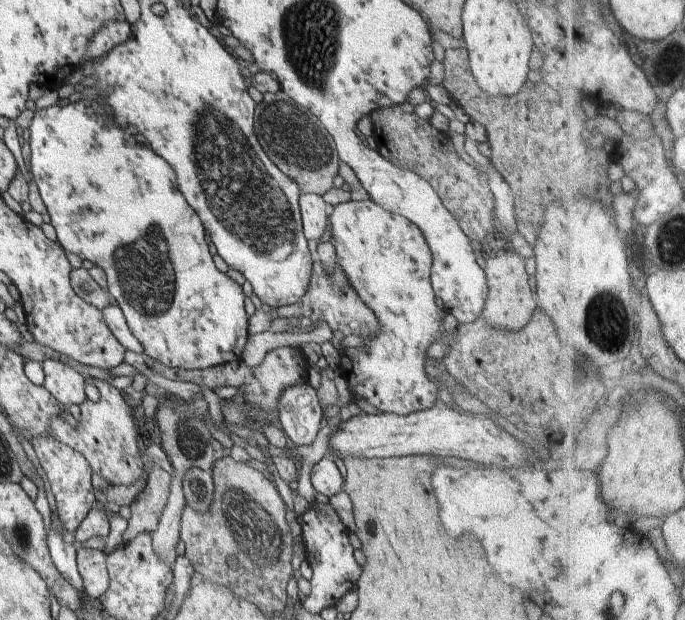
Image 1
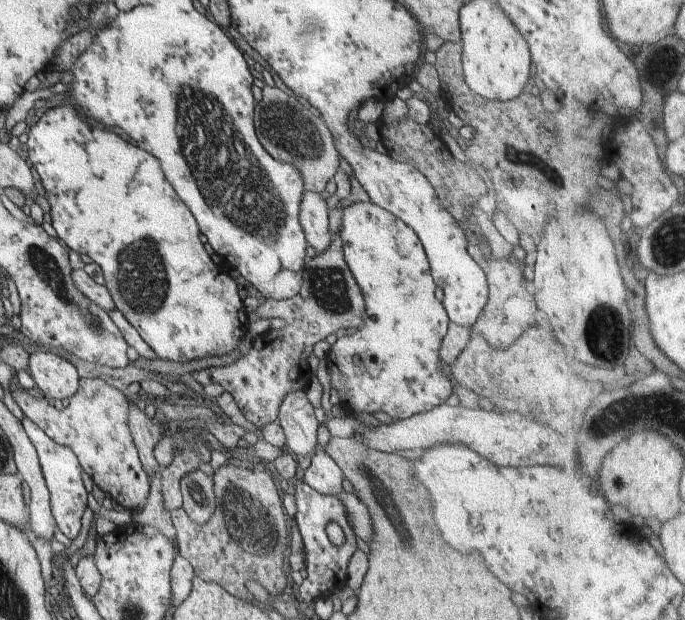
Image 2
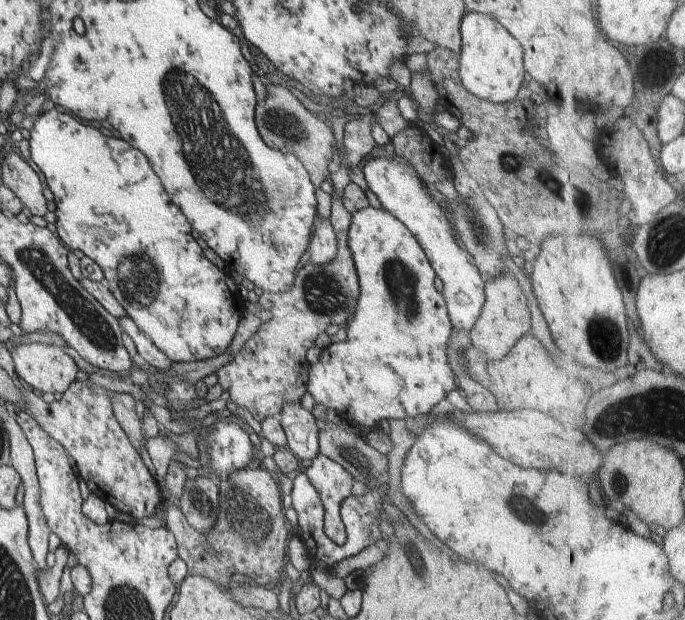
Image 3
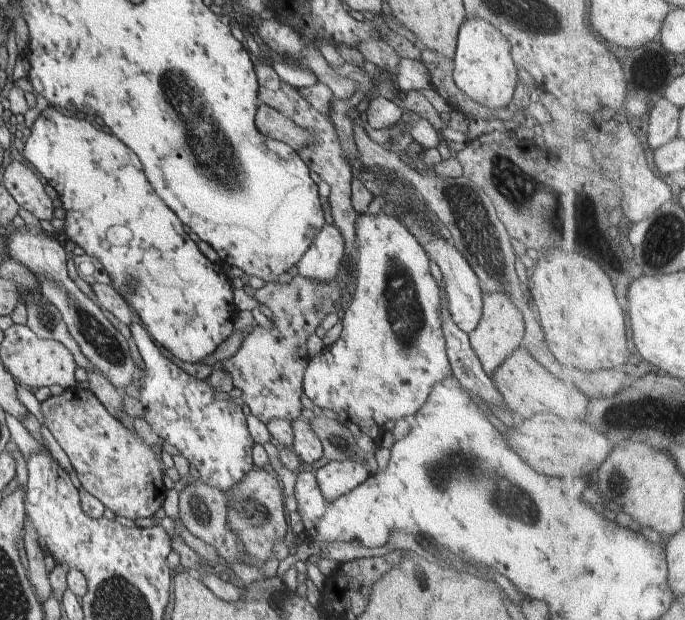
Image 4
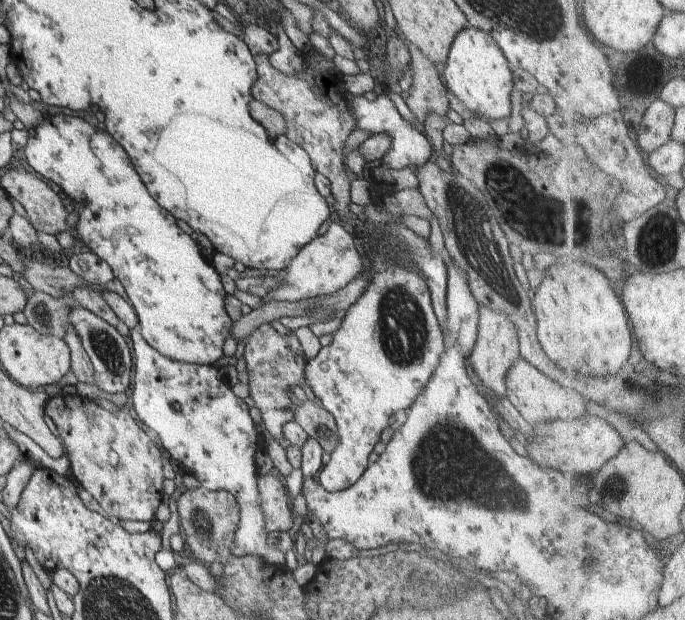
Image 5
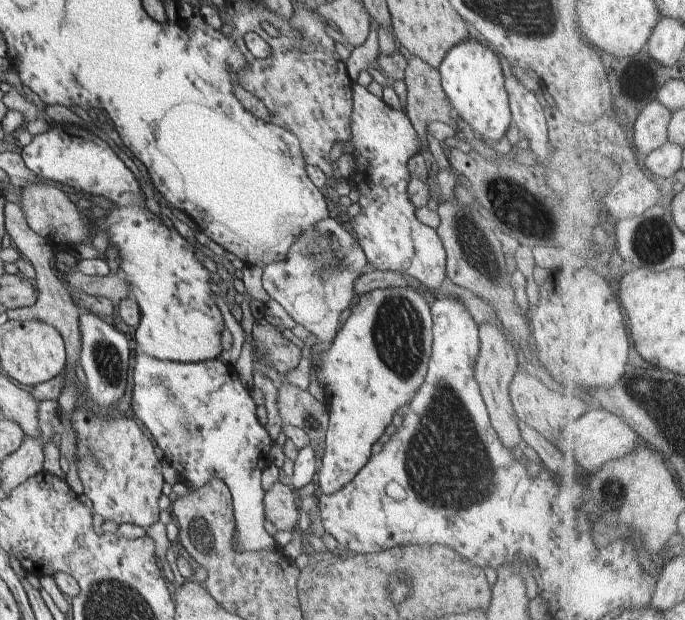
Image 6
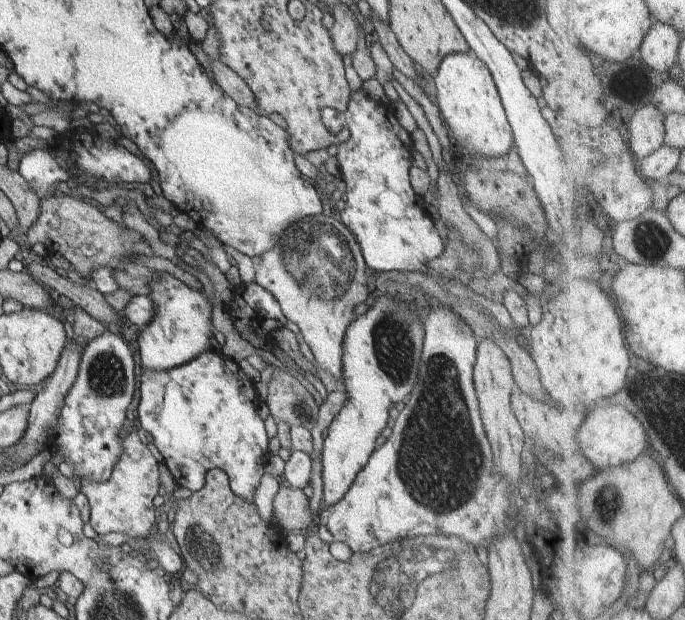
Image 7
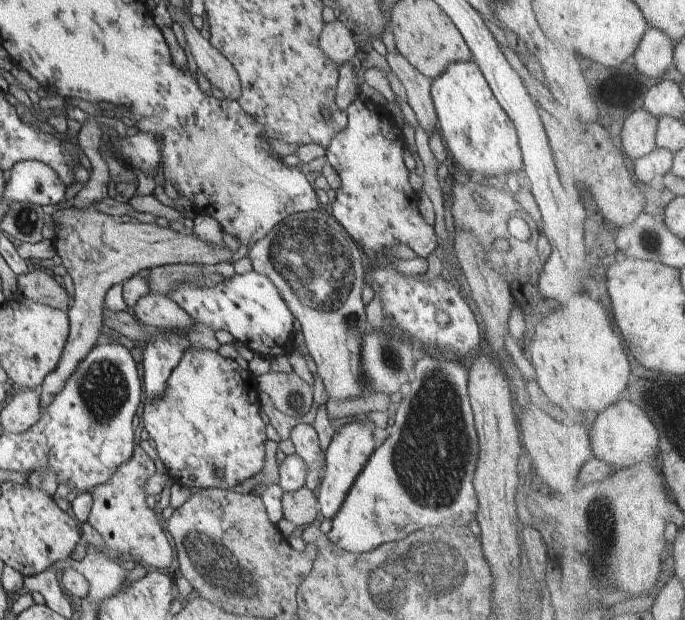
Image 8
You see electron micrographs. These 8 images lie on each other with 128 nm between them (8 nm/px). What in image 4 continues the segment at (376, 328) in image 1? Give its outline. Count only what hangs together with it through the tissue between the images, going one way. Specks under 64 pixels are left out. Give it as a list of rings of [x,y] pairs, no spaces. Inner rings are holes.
[[[264,48],[265,57],[259,59],[260,64],[255,67],[259,84],[258,96],[260,103],[279,110],[286,118],[293,120],[298,126],[309,132],[312,129],[318,135],[315,145],[307,144],[300,147],[298,154],[306,163],[308,169],[316,172],[324,180],[331,191],[329,202],[333,225],[340,231],[345,242],[345,256],[335,279],[331,281],[317,281],[295,275],[289,284],[264,283],[256,288],[255,299],[271,313],[272,326],[268,329],[256,325],[244,338],[238,352],[223,362],[225,370],[232,378],[234,388],[242,390],[241,398],[250,408],[251,413],[267,424],[272,418],[281,418],[293,422],[300,417],[303,410],[300,396],[303,393],[303,376],[309,363],[307,340],[321,326],[327,314],[344,312],[346,304],[354,287],[355,222],[358,214],[350,202],[351,180],[354,174],[347,156],[342,150],[338,133],[331,117],[317,112],[298,92],[298,88],[285,83],[272,69],[272,56]]]

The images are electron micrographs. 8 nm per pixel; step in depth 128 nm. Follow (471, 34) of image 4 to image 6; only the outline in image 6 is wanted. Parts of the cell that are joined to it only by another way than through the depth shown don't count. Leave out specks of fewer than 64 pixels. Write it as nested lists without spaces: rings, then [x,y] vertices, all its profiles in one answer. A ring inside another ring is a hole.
[[[471,36],[465,41],[455,44],[444,57],[439,66],[441,85],[448,95],[453,106],[454,116],[462,117],[476,132],[476,136],[488,138],[491,142],[500,140],[510,126],[511,108],[509,107],[509,96],[505,89],[505,76],[499,56],[493,51],[487,42],[478,37]]]

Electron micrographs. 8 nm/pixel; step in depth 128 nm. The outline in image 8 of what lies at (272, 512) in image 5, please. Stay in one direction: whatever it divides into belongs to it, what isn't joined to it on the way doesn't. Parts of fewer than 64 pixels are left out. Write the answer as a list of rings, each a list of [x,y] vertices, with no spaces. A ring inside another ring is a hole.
[[[300,487],[294,492],[287,492],[283,494],[281,498],[281,505],[283,508],[283,518],[290,520],[296,527],[307,527],[312,524],[316,518],[318,518],[319,504],[318,499],[314,495],[314,491],[311,491],[308,487]]]

